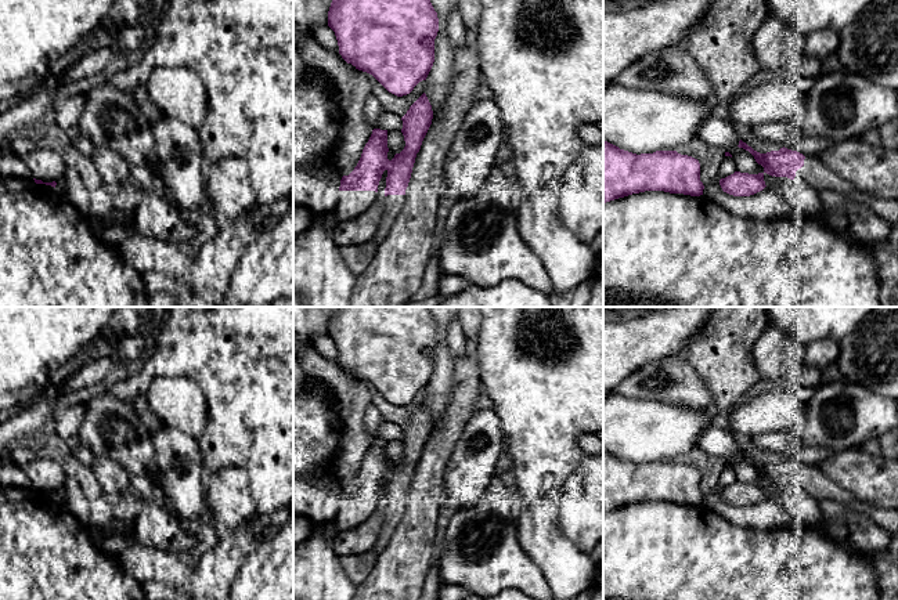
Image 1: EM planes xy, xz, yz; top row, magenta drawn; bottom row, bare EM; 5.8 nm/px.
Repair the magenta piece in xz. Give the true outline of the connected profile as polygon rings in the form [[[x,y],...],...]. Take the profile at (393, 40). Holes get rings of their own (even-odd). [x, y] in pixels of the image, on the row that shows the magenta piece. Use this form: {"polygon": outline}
{"polygon": [[[332,0],[328,26],[335,32],[339,54],[356,69],[372,75],[389,93],[403,97],[426,80],[434,62],[439,18],[430,0]]]}

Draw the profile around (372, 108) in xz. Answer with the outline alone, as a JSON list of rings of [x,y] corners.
[[[369,94],[364,105],[367,123],[374,129],[379,116],[385,112],[386,109],[382,106],[381,101],[375,95]]]

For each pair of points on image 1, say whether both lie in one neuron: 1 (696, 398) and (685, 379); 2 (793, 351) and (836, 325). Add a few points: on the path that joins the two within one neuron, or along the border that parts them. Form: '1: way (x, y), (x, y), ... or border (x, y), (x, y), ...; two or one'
1: way (693, 394), (685, 383); one
2: border (775, 326), (790, 335), (804, 347); two

